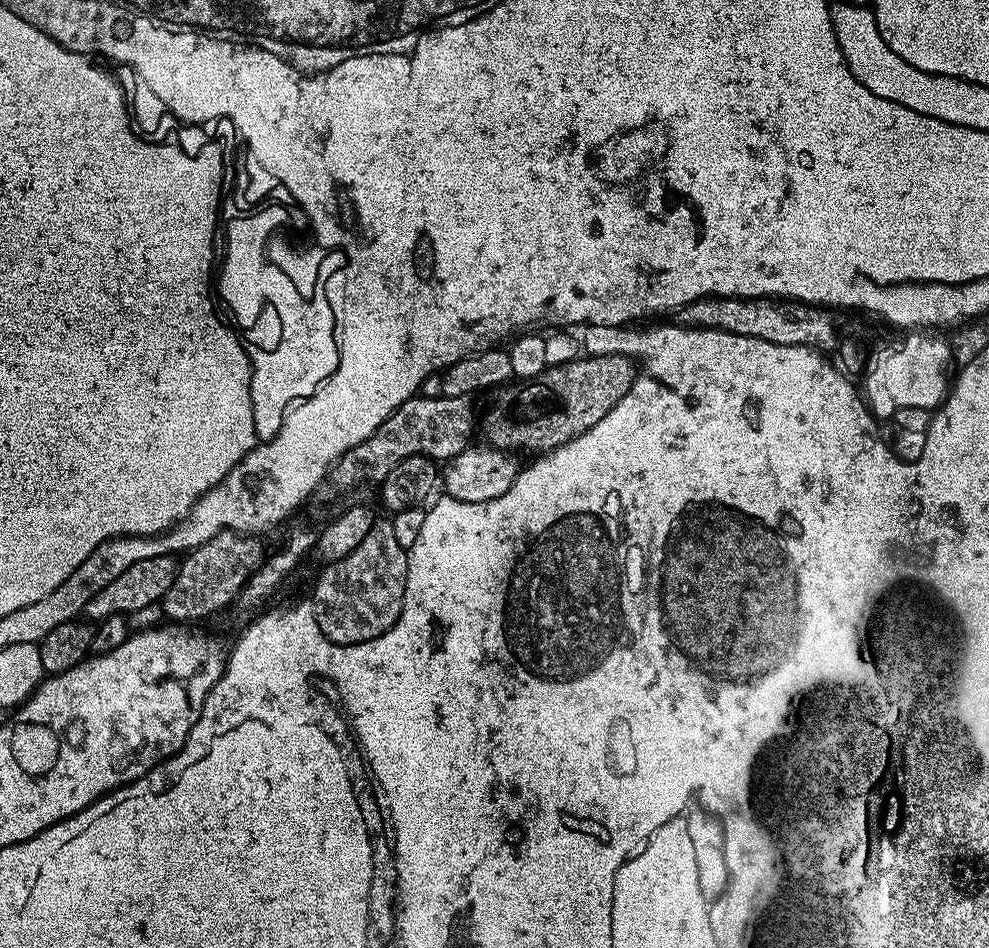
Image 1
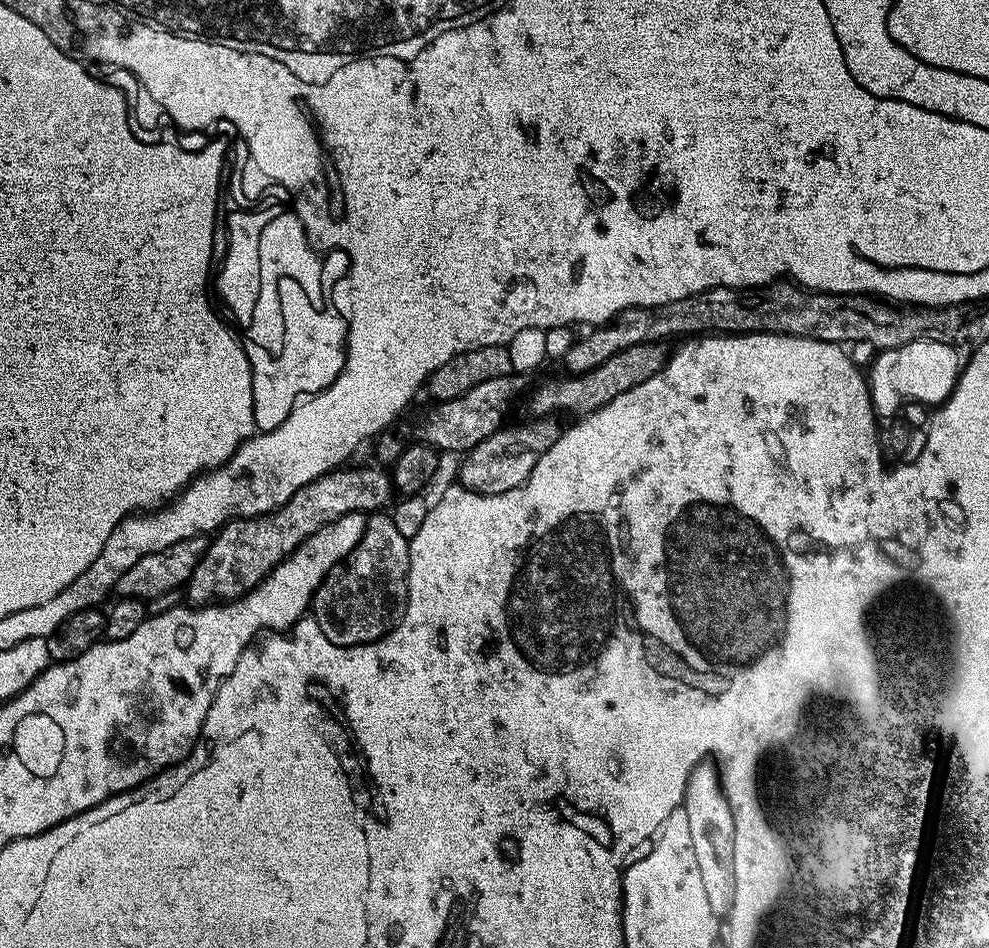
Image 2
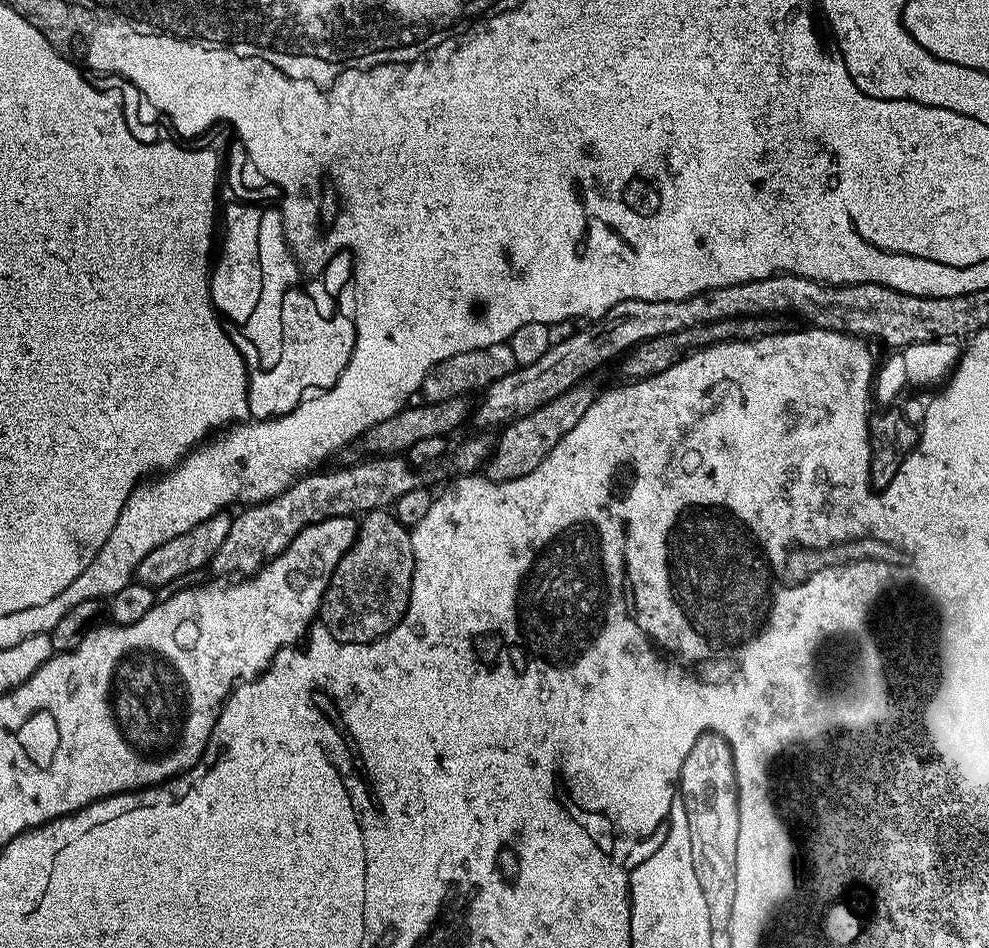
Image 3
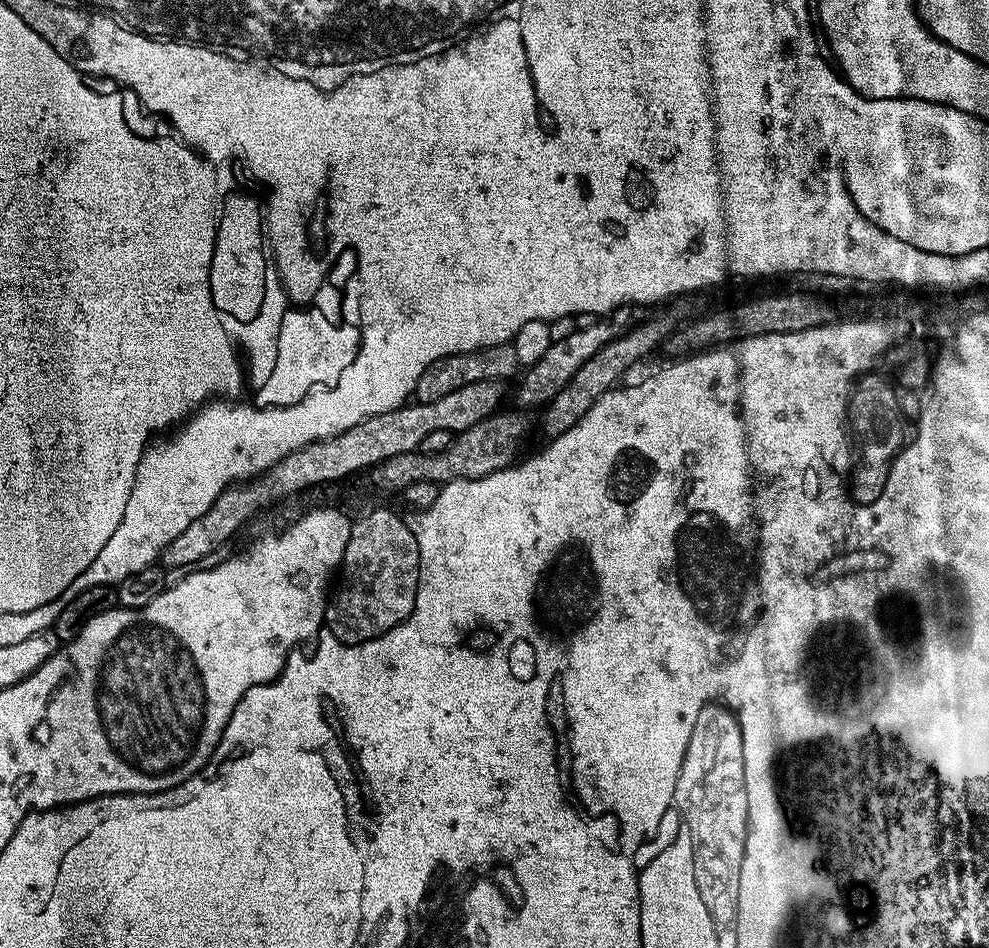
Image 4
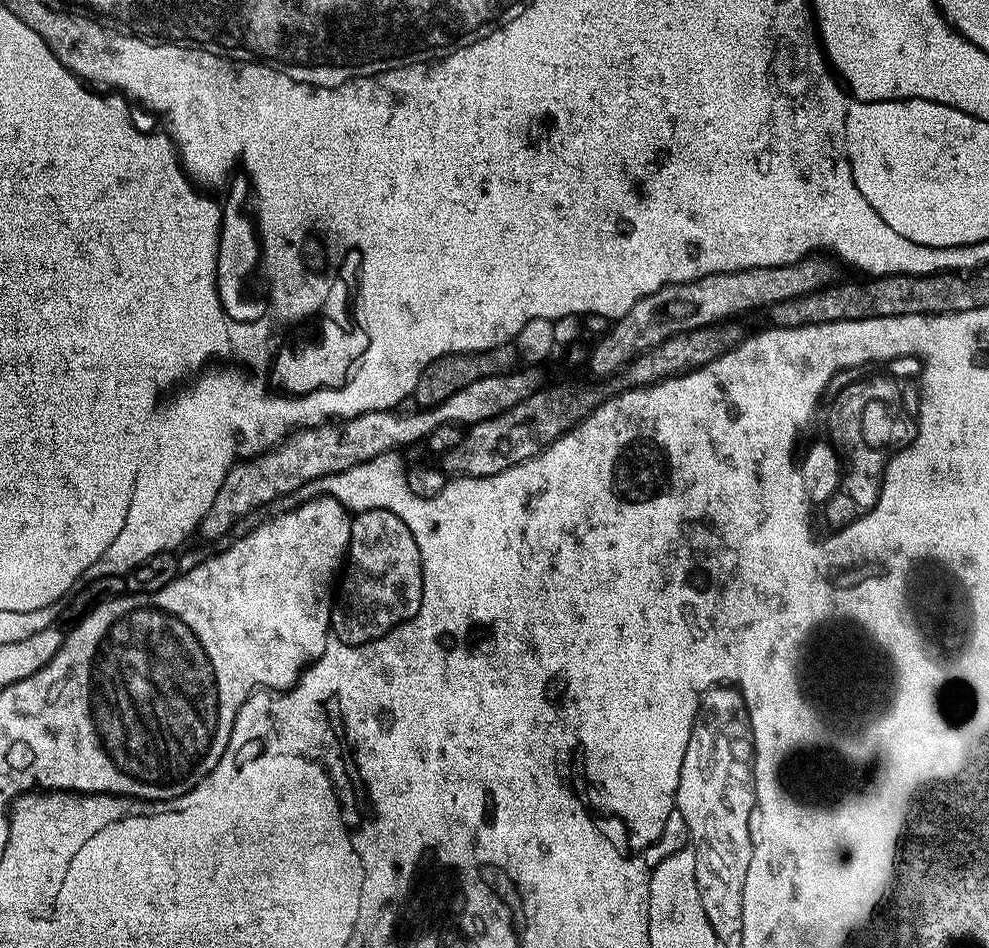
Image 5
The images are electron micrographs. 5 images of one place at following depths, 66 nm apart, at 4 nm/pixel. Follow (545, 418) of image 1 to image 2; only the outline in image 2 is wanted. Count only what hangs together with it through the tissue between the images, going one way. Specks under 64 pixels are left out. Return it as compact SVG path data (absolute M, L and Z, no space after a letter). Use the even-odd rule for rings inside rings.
M660 342L629 346L589 372L580 375L564 374L561 380L548 380L536 389L533 387L530 392L532 397L528 400L528 408L533 412L531 415L536 418L555 417L558 412L573 412L573 417L580 418L587 413L596 412L618 398L618 394L635 388L662 371L670 355L669 349L663 347L665 345Z

